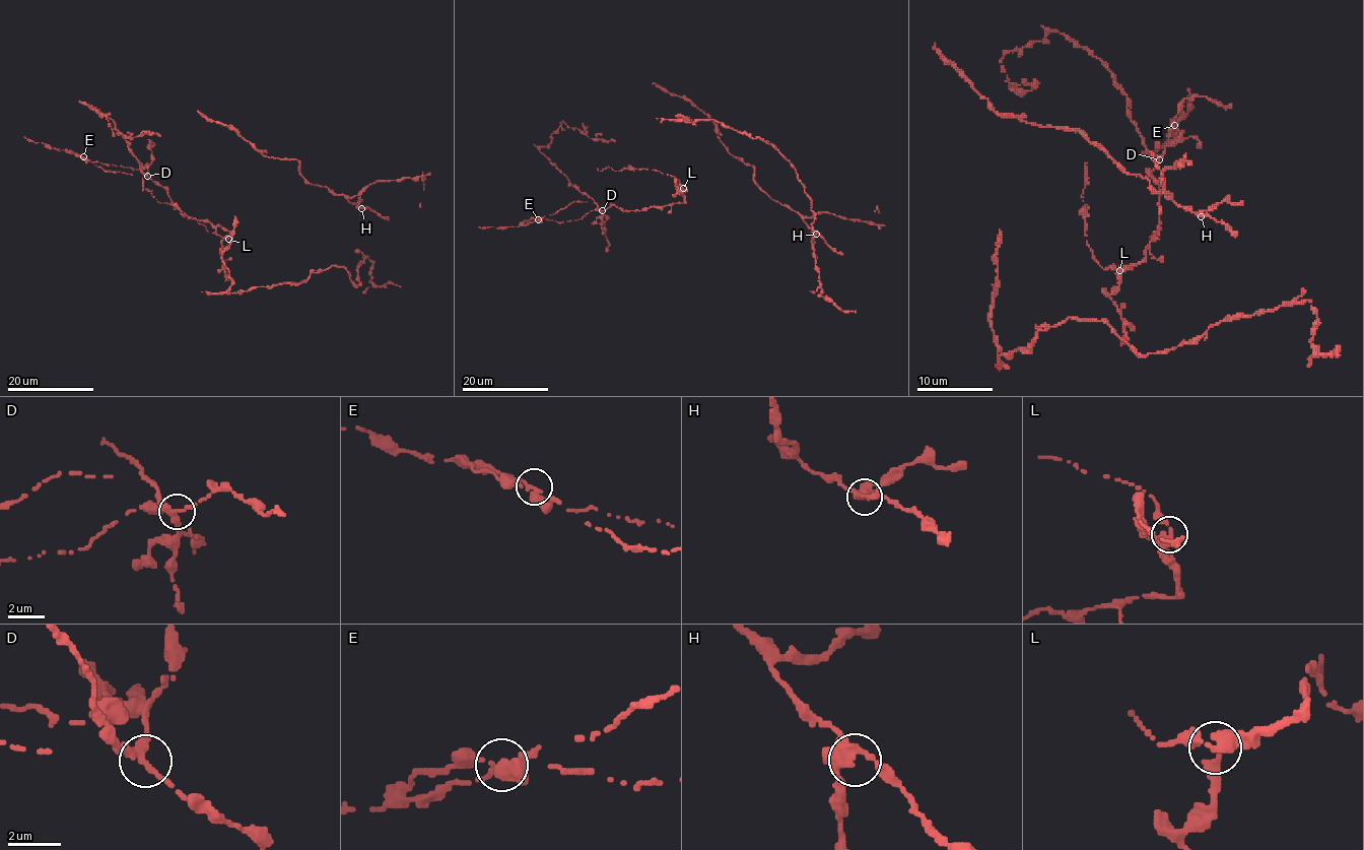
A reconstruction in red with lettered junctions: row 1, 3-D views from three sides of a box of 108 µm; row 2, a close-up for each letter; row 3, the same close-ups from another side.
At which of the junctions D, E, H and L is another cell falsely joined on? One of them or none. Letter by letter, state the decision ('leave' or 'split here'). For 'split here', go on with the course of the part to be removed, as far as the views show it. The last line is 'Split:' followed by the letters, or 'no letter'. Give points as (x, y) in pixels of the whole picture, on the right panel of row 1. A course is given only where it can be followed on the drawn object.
D: leave
E: leave
H: leave
L: split here; foreign part runs (1119, 269), (1104, 269), (1087, 243), (1085, 214), (1089, 206), (1081, 195), (1089, 182), (1087, 162)
Split: L

